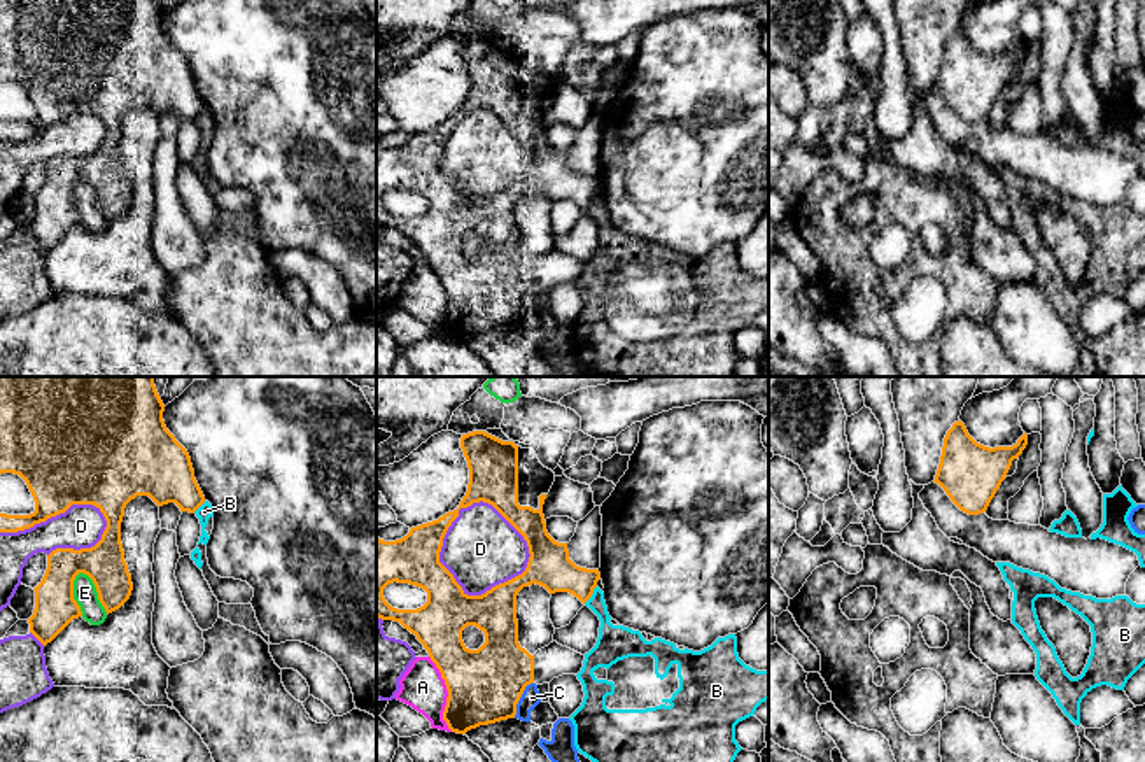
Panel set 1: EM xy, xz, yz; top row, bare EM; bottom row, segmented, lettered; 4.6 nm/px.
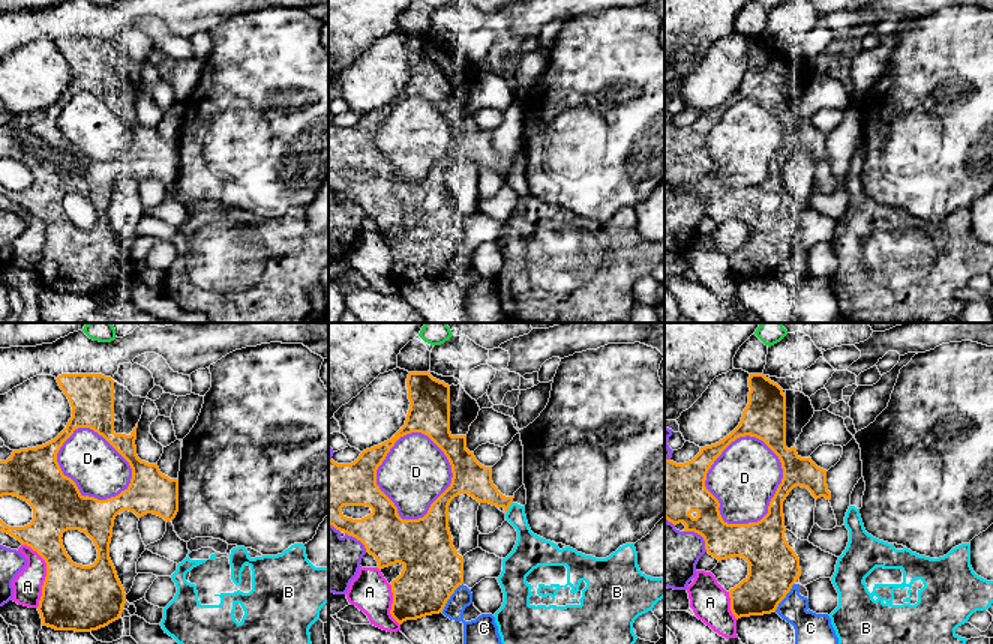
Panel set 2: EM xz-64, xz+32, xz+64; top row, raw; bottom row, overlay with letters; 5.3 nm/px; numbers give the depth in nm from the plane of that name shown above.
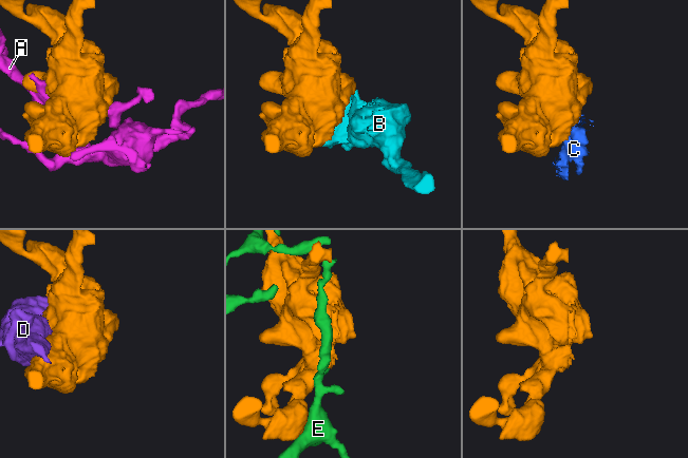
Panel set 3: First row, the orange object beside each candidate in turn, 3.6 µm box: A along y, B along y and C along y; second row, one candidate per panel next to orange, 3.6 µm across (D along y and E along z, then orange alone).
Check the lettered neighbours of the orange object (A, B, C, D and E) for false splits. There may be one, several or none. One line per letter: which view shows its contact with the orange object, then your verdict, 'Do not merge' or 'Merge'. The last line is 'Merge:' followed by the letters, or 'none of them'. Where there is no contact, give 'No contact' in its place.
A: Touches orange in xz. Do not merge
B: Touches orange in xz. Do not merge
C: Touches orange in xz. Do not merge
D: Touches orange in xz. Do not merge
E: Touches orange in xy. Do not merge
Merge: none of them

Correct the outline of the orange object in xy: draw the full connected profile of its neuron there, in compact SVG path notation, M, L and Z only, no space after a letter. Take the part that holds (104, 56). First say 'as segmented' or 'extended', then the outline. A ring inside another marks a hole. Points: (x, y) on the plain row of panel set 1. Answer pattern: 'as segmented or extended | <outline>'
as segmented | M0 0L0 82L2 81L14 81L19 82L35 109L35 119L30 123L7 123L0 121L0 140L18 140L33 135L35 131L46 130L51 124L65 121L72 112L93 112L96 114L105 128L107 135L102 142L102 147L91 156L56 156L47 163L47 177L42 189L33 196L35 198L35 217L33 222L28 226L30 240L46 254L51 250L74 226L82 224L81 214L74 207L74 187L79 180L88 182L98 200L98 207L105 215L107 222L119 217L131 203L133 191L131 182L128 179L128 172L124 168L124 158L121 151L121 130L124 124L126 112L135 107L137 103L149 103L158 114L175 110L180 119L194 121L203 110L205 103L194 86L194 77L191 72L191 65L187 58L175 47L175 44L166 37L163 28L165 12L158 0Z

